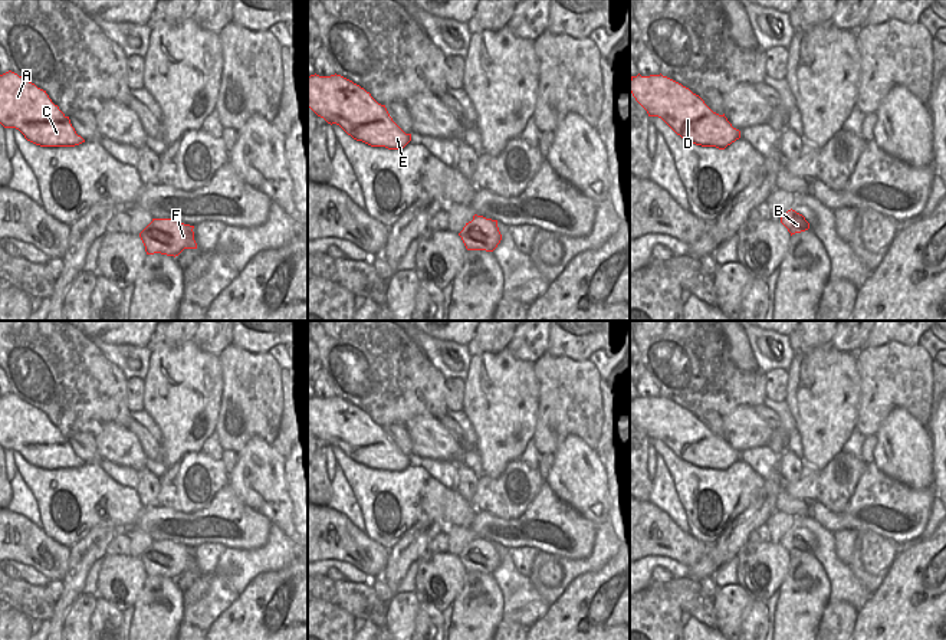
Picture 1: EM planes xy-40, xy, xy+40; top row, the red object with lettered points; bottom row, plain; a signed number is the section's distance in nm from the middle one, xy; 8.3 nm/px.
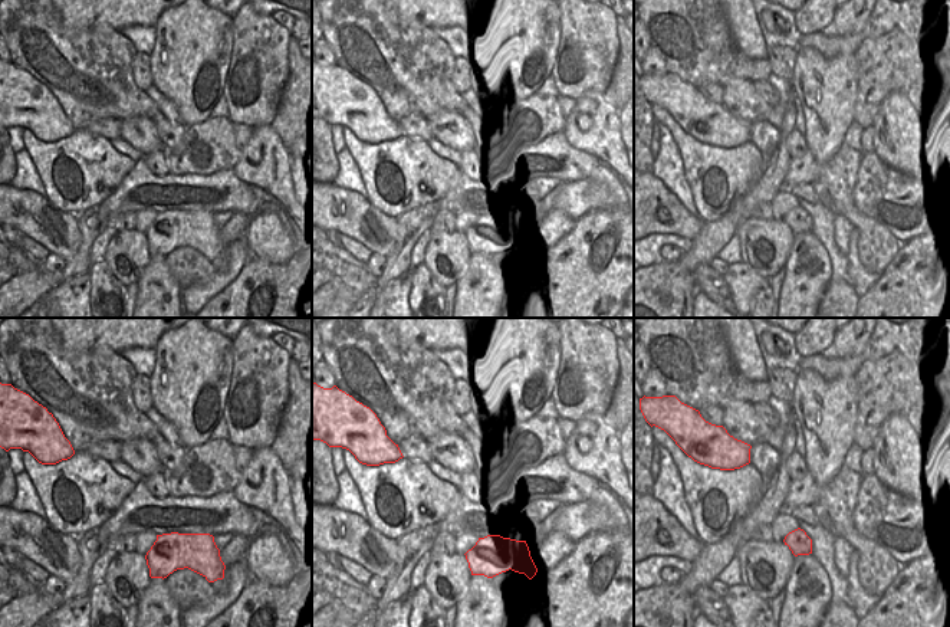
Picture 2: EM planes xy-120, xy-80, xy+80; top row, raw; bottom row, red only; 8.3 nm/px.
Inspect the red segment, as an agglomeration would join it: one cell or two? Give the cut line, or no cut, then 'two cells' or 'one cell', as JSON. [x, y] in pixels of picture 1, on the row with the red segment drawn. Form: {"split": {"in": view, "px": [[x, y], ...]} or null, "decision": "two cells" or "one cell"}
{"split": {"in": "xy+40", "px": [[807, 223], [808, 227]]}, "decision": "two cells"}

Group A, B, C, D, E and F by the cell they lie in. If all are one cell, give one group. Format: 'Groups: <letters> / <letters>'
Groups: A B C D E / F.

